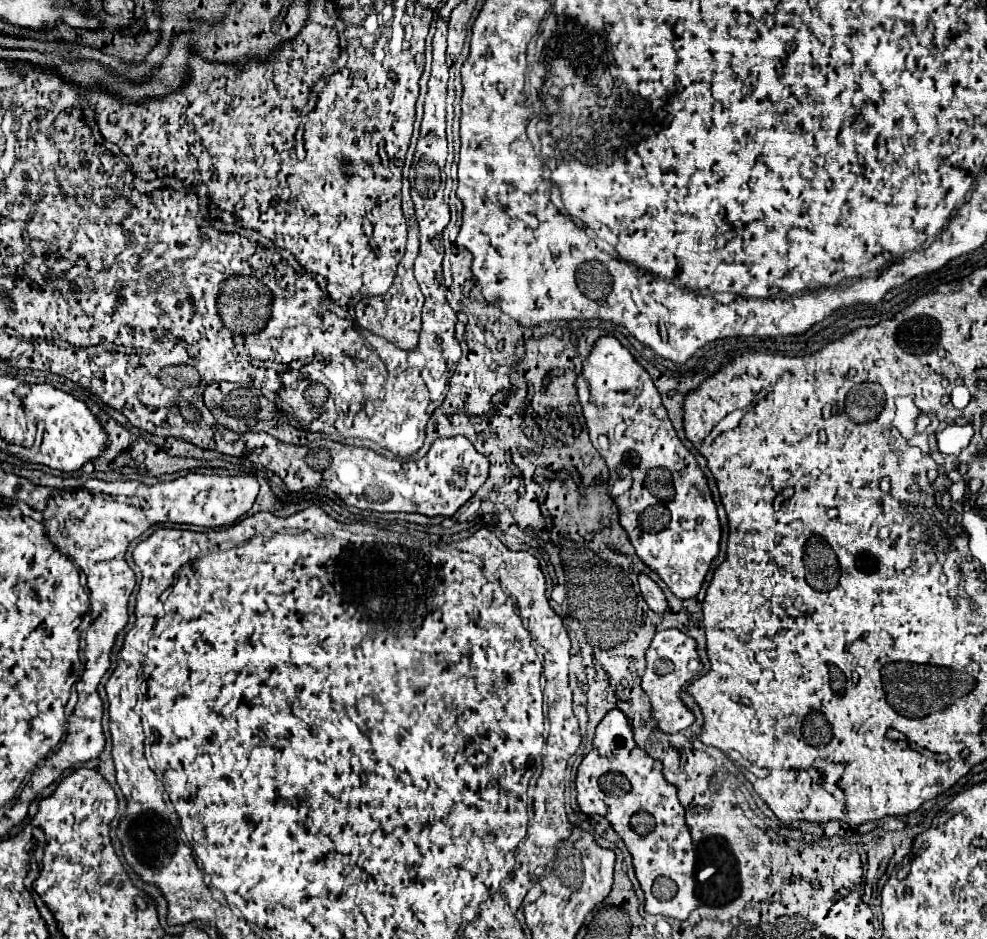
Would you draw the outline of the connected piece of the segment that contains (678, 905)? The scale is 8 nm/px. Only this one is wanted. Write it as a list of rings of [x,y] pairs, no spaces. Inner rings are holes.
[[[612,709],[596,727],[594,747],[578,767],[576,791],[580,811],[588,815],[604,815],[632,853],[634,871],[645,897],[645,911],[674,919],[688,919],[688,915],[700,905],[700,899],[696,897],[696,847],[684,819],[684,807],[678,801],[676,787],[664,779],[662,763],[636,745],[628,717],[620,709]],[[636,811],[648,811],[654,815],[656,827],[652,833],[638,835],[632,829],[630,819]],[[656,875],[666,875],[676,881],[678,893],[674,899],[658,901],[654,897],[651,889]]]

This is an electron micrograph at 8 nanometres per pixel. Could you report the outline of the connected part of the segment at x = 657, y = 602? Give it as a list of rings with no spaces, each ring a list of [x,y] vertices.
[[[646,573],[638,575],[638,583],[640,583],[640,591],[642,591],[642,597],[648,603],[648,607],[658,615],[666,613],[668,601],[666,601],[664,591],[658,587],[658,583],[654,583]]]

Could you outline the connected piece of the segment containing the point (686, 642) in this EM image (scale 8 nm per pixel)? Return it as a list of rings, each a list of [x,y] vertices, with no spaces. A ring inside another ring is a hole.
[[[666,629],[656,633],[650,649],[646,651],[646,673],[642,677],[642,689],[650,697],[654,717],[658,719],[658,727],[664,733],[684,731],[696,719],[688,705],[680,699],[680,689],[692,679],[692,673],[688,671],[688,661],[696,657],[698,657],[696,641],[678,629]]]

